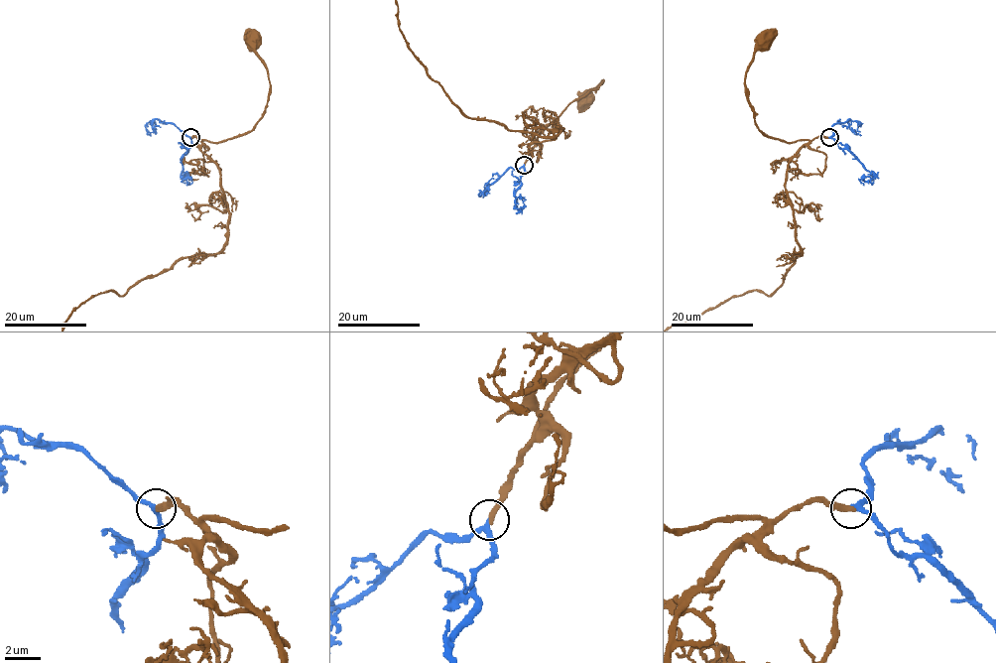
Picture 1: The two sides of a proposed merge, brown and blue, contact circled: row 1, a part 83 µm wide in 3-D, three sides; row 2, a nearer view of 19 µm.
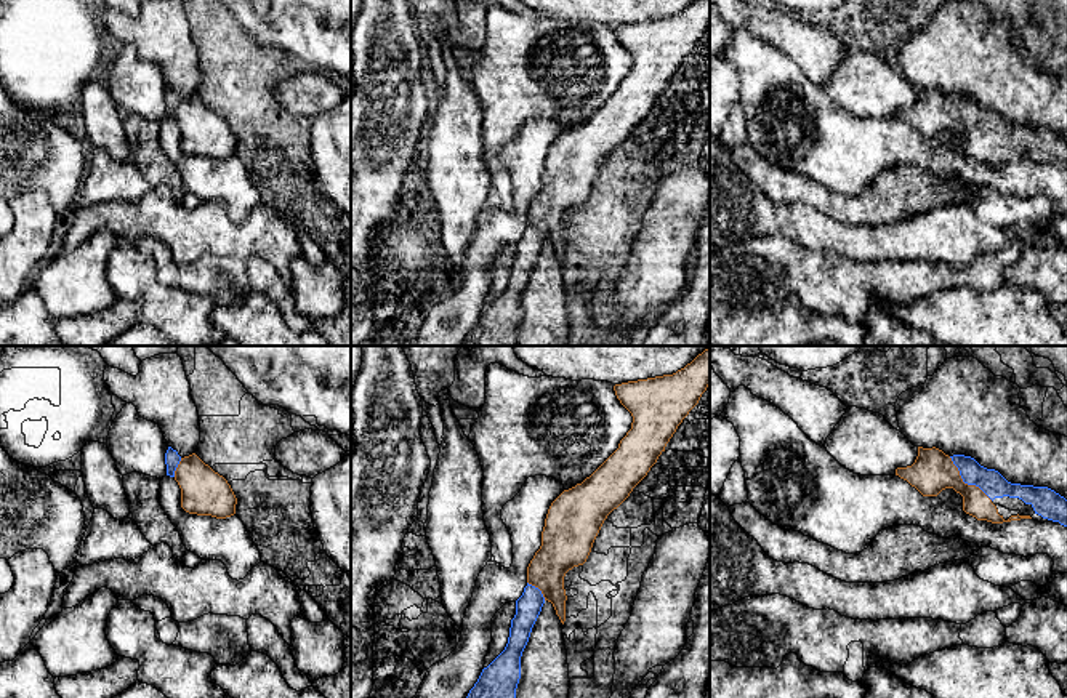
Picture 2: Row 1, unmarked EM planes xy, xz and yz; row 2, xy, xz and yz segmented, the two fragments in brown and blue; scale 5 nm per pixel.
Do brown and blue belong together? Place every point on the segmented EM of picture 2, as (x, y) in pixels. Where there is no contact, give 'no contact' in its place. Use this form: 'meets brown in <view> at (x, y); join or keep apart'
meets brown in yz at (966, 484); join

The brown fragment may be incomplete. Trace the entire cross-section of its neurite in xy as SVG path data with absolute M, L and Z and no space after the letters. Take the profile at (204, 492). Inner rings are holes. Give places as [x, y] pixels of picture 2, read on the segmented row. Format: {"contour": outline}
{"contour": "M168 447L167 475L181 488L181 507L189 514L226 519L236 514L237 498L227 480L205 464L195 453L181 458Z"}

